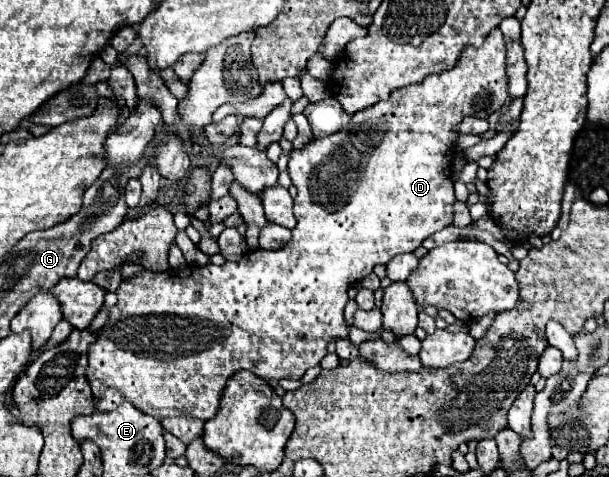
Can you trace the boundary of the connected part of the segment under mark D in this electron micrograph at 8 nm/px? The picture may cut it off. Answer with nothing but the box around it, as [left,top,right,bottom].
[87,28,507,420]

